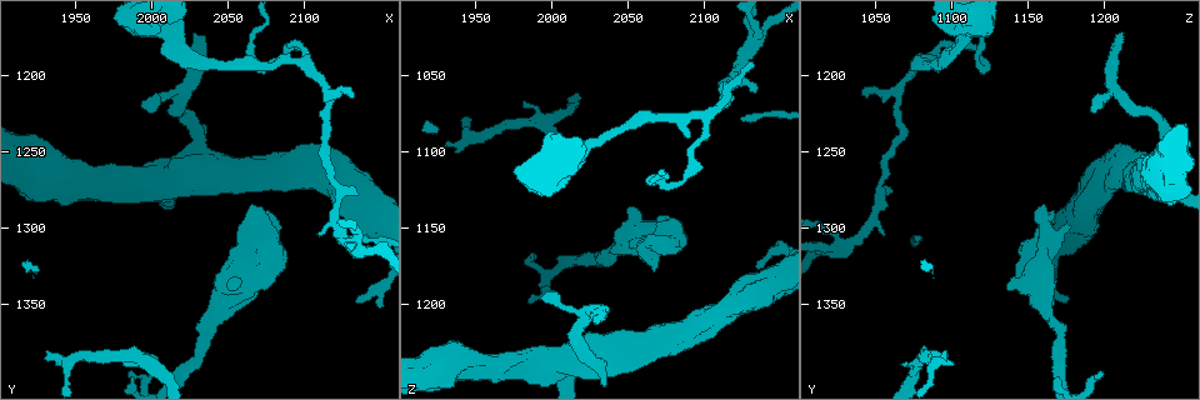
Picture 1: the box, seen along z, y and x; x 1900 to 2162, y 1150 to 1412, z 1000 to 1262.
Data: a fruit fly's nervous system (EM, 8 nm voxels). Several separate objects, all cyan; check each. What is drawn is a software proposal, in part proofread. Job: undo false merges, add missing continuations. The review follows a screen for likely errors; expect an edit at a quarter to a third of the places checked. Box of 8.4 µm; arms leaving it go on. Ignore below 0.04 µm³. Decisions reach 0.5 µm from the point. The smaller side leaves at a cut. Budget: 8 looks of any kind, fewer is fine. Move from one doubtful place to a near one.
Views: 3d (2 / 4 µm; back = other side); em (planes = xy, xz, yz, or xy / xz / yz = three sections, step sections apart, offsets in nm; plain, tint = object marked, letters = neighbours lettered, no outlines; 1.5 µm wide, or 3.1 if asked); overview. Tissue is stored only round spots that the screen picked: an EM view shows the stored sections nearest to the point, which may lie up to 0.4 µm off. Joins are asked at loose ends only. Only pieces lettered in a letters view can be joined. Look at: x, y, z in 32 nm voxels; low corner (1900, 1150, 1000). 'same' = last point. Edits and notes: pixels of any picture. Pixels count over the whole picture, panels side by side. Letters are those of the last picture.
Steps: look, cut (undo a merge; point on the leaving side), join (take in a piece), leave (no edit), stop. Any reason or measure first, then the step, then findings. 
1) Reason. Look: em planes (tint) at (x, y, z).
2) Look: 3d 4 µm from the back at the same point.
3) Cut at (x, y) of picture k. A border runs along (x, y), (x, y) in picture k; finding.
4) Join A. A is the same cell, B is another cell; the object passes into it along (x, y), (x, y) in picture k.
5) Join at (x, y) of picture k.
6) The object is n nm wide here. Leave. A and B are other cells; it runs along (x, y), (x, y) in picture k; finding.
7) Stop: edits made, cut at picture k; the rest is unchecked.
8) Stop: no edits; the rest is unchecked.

An open end. Look: em planes (letters) at (1932, 1382, 1094).

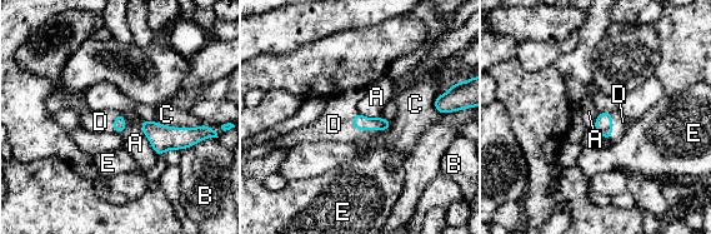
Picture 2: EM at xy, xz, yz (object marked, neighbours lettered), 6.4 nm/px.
Join D. D is the same cell, A, B, C and E are other cells; the neuron continues.

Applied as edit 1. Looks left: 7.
Branch stops here. Look: em planes (letters) at (2066, 1300, 1180).

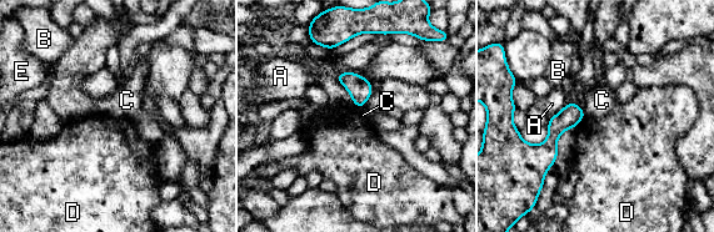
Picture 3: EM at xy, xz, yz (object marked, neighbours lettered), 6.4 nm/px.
Leave. A, B, C, D and E are other cells; a border runs along (585, 116), (573, 129) in picture 3; no lettered piece goes on from it.

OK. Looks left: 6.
Three-way junction. Look: em xy step 4 (letters) at (2098, 1192, 1076).

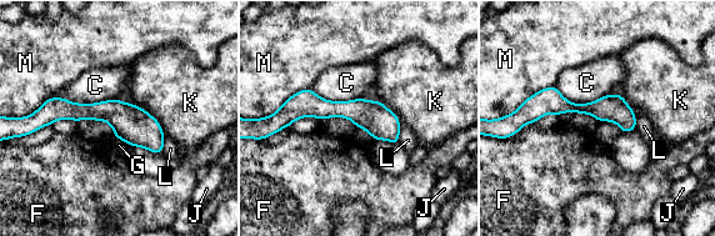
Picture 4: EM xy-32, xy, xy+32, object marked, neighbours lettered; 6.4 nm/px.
The object is 180 nm wide here. Leave. C, F, G, J, K, L and M are other cells; it runs along (44, 114), (114, 111), (160, 150) in picture 4; all the same neuron.

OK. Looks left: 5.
Stop: edits made, join at picture 2; the rest is unchecked.

